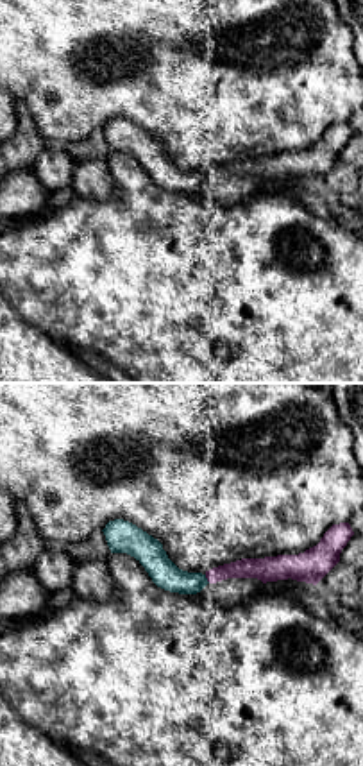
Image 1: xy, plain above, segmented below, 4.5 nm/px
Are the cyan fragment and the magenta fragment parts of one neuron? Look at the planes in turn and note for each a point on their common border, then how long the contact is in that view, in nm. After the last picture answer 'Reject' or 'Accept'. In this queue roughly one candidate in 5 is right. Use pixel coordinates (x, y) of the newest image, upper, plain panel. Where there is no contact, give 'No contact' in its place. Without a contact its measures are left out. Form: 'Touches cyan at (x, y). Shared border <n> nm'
Touches cyan at (206, 178). Shared border 50 nm

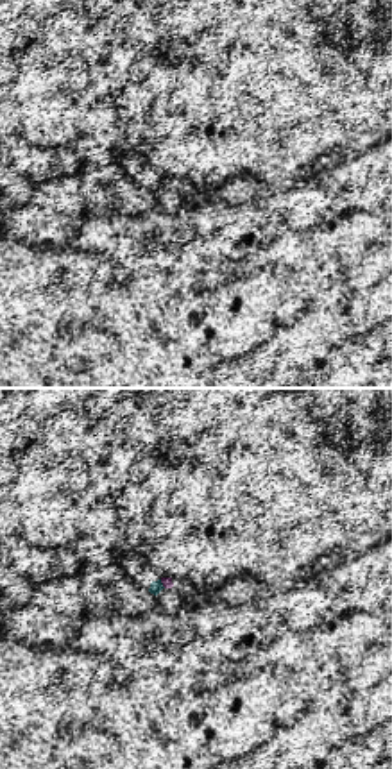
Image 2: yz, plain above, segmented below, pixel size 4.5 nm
Touches cyan at (161, 183). Shared border 50 nm

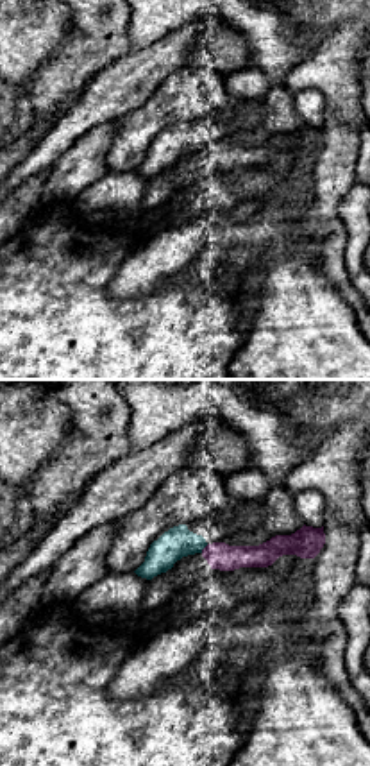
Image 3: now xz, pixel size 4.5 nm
Touches cyan at (204, 145). Shared border 50 nm

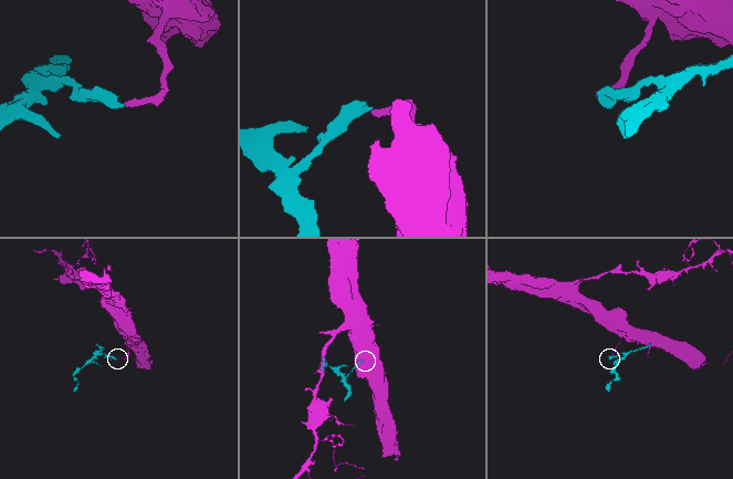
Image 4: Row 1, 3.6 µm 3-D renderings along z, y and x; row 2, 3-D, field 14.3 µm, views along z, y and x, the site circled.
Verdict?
Reject

